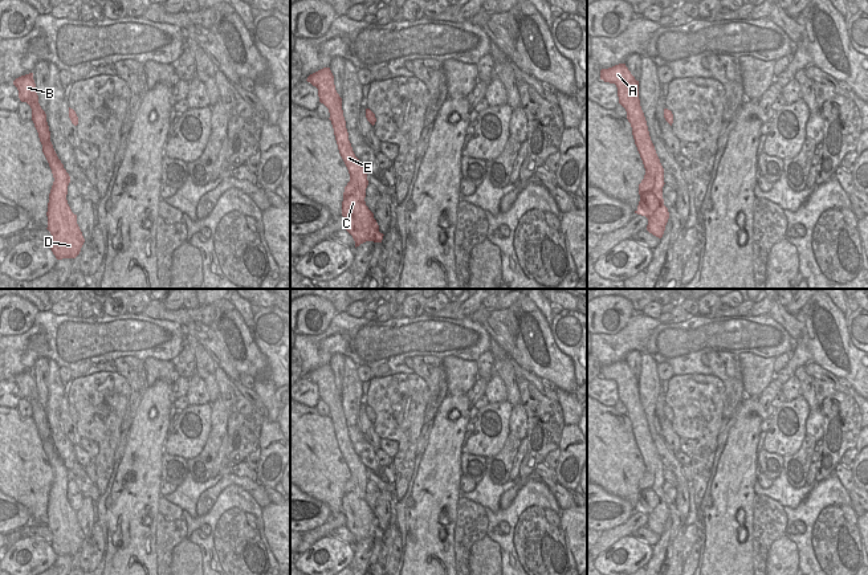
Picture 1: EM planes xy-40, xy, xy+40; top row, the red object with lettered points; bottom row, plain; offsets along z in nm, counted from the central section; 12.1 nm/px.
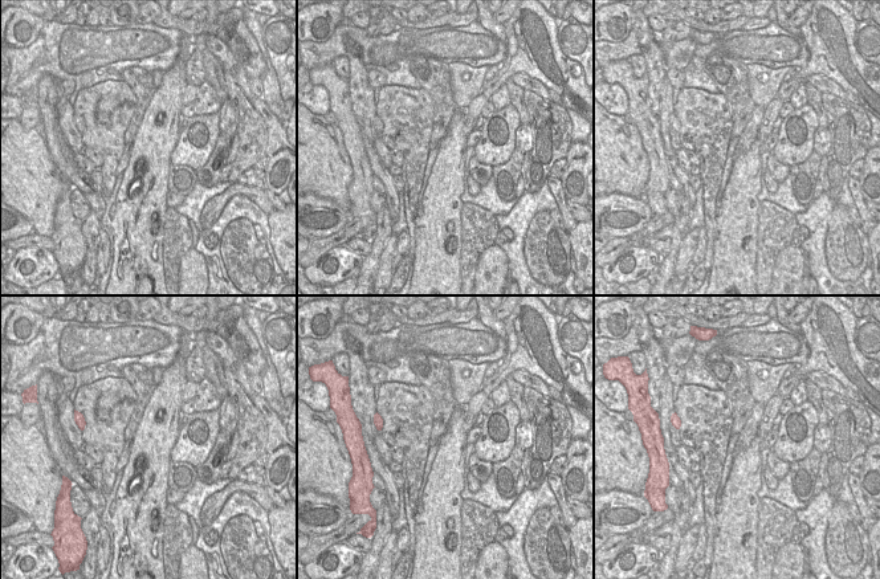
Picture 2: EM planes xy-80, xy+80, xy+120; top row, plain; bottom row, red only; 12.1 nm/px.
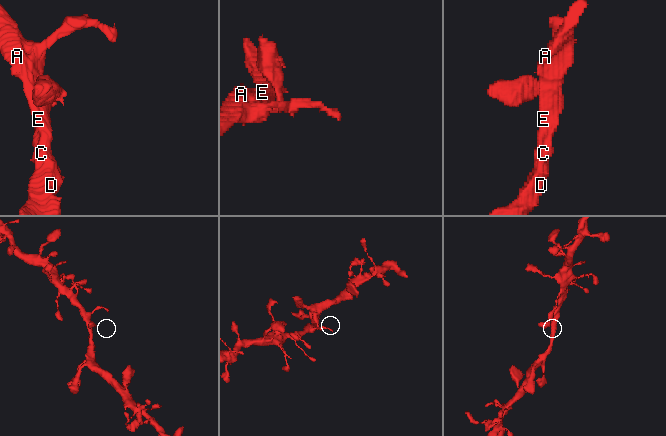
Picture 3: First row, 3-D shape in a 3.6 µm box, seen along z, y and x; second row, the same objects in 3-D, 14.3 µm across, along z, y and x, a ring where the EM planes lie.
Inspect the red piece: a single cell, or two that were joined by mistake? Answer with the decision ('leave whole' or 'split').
leave whole

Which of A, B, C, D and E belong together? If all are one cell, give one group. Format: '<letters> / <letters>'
A B C D E

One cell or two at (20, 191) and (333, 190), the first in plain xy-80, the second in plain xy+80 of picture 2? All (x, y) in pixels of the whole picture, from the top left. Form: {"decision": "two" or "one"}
{"decision": "one"}

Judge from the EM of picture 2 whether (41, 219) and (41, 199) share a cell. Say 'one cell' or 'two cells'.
one cell

